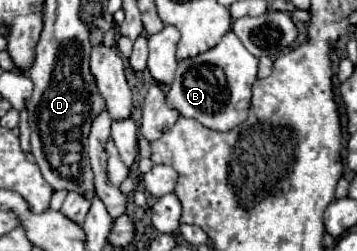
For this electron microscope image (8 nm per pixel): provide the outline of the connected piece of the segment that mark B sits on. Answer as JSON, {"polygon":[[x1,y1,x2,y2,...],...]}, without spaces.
{"polygon":[[228,31,216,47,212,47,196,57,178,61,176,79,170,85,168,97,172,99,172,107,176,107,182,117,196,119,198,123,202,123,204,127,214,129,214,131,230,131,236,125,244,123,248,117,248,109,252,105,250,103,250,95,252,95,250,89,252,89,252,83,256,81,256,77,258,77,258,59,242,45,242,41,232,31]]}

